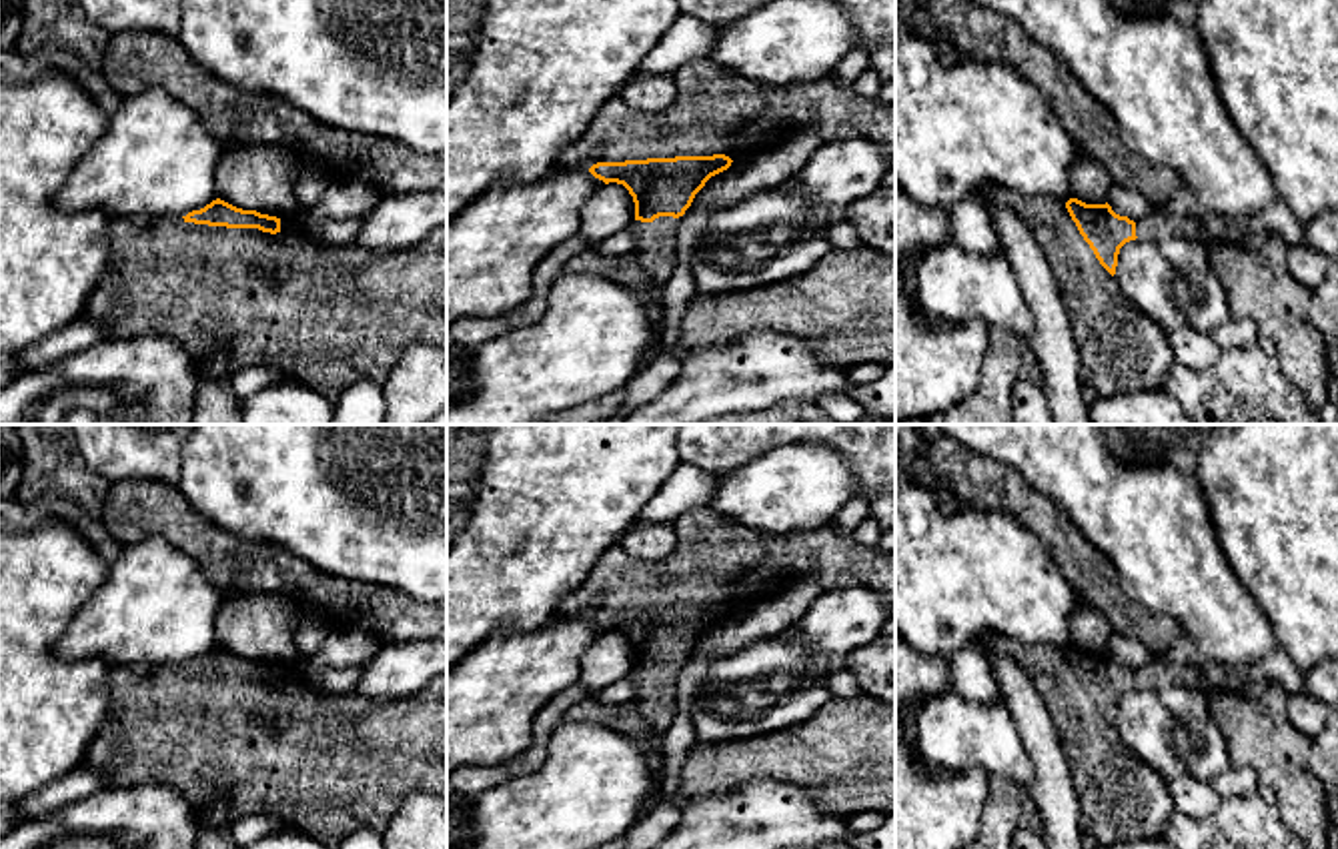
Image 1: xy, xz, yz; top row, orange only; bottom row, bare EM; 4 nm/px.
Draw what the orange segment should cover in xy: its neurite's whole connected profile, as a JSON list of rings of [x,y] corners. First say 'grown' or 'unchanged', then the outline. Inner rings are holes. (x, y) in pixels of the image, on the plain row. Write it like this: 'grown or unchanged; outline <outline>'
grown; outline [[[220,647],[212,649],[200,659],[192,659],[182,667],[146,667],[146,665],[126,665],[112,667],[110,671],[110,713],[104,725],[98,729],[96,737],[88,743],[82,765],[100,773],[108,787],[132,787],[162,783],[176,789],[190,807],[192,819],[196,819],[216,797],[226,797],[230,803],[232,819],[244,815],[270,815],[284,821],[290,829],[310,835],[328,849],[339,849],[347,837],[361,829],[383,835],[387,825],[393,821],[401,803],[411,793],[439,793],[447,795],[447,671],[435,677],[419,695],[371,703],[369,709],[357,717],[351,717],[347,709],[353,705],[351,693],[341,695],[330,689],[314,689],[302,677],[298,667],[276,667],[260,663],[256,659],[236,657]]]

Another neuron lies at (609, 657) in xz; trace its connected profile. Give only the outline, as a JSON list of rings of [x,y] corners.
[[[623,633],[597,637],[581,657],[579,683],[595,697],[635,669],[635,651]]]

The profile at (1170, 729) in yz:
[[[1180,677],[1164,689],[1130,689],[1120,697],[1114,727],[1124,743],[1150,765],[1166,783],[1194,777],[1212,783],[1232,767],[1224,735],[1208,709],[1208,691]]]

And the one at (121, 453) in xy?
[[[72,424],[88,467],[110,481],[160,481],[178,487],[190,424]]]

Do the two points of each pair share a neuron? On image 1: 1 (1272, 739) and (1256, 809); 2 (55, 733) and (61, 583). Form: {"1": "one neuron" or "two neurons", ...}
{"1": "two neurons", "2": "one neuron"}

